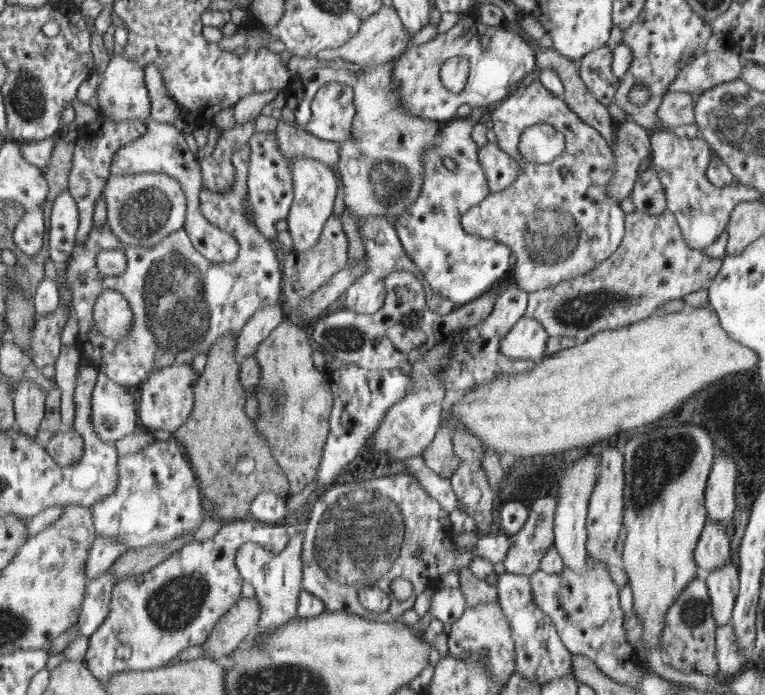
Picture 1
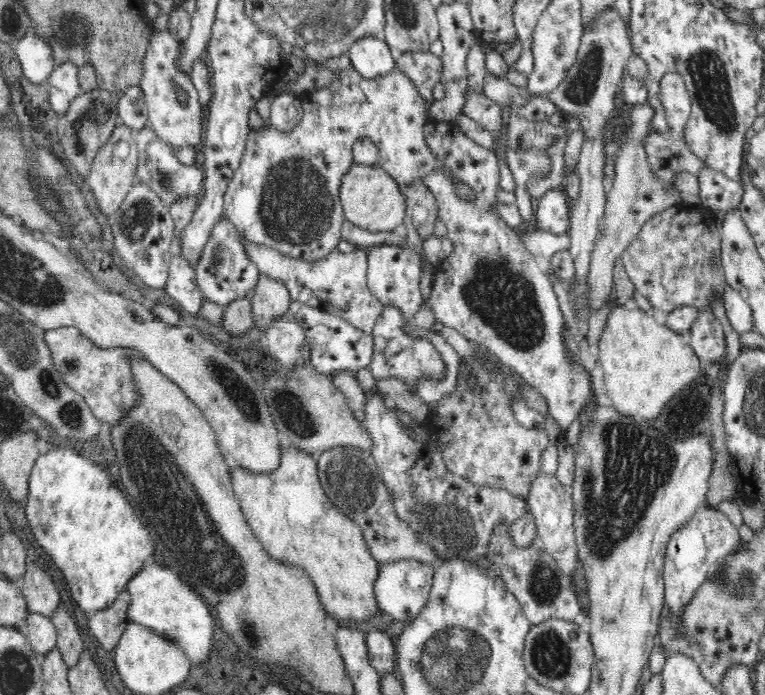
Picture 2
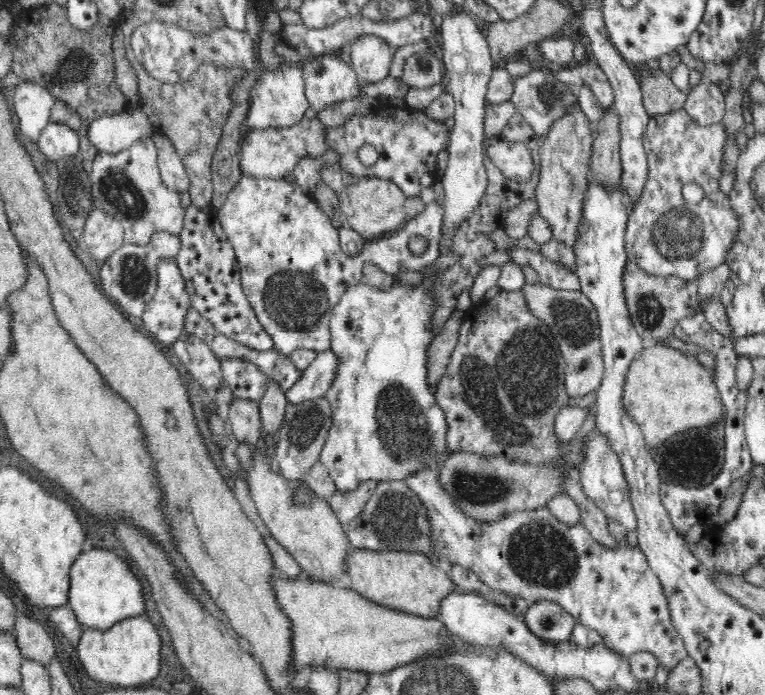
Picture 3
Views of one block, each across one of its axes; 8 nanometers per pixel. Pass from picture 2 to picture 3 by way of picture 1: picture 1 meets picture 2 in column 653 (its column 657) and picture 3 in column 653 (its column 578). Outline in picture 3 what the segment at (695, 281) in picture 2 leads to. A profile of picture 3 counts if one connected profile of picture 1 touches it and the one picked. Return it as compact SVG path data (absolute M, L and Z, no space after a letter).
M630 260L626 264L622 283L624 283L625 305L630 315L629 320L640 336L646 340L654 340L658 344L664 342L678 322L702 310L696 283L674 279L672 276L648 276Z

